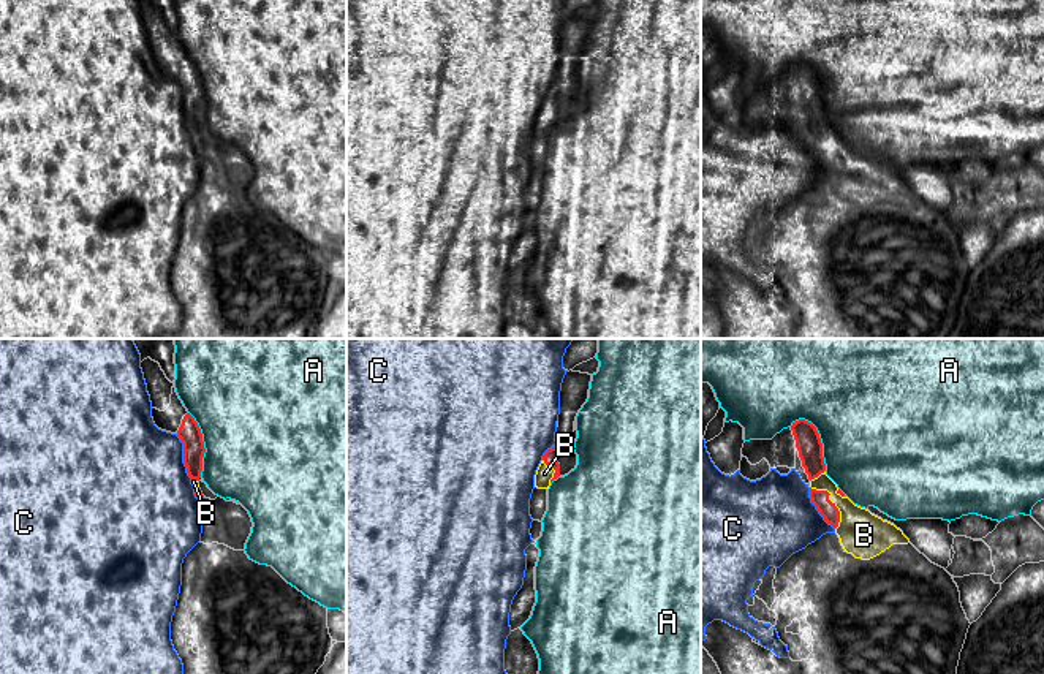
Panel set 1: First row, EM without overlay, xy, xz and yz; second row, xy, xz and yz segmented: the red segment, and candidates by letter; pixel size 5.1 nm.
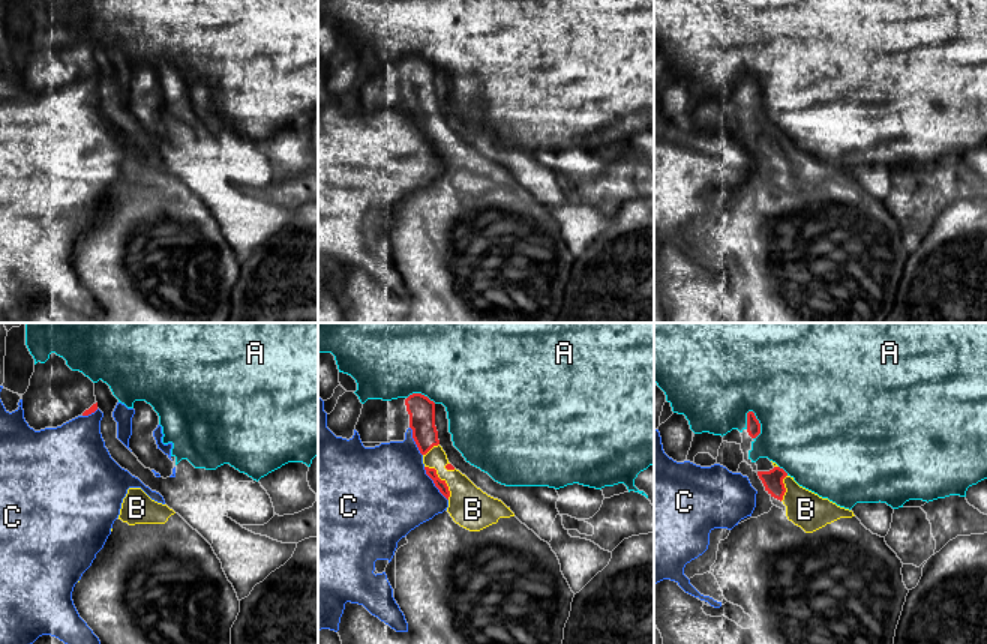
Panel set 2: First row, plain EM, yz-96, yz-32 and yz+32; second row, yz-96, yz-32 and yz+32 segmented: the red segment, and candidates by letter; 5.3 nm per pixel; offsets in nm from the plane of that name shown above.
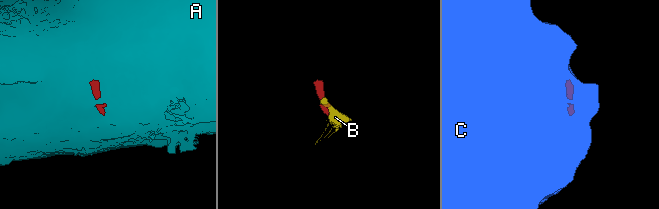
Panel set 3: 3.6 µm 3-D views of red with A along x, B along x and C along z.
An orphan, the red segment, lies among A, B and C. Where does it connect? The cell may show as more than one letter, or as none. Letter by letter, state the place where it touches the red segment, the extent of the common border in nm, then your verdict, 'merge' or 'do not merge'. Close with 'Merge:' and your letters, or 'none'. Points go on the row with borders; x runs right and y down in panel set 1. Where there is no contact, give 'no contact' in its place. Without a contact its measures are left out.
A: meets red in yz at (820, 439); contact 300 nm long; do not merge
B: meets red in yz at (831, 502); contact 260 nm long; merge
C: meets red in xy at (184, 456); contact 240 nm long; do not merge
Merge: B

